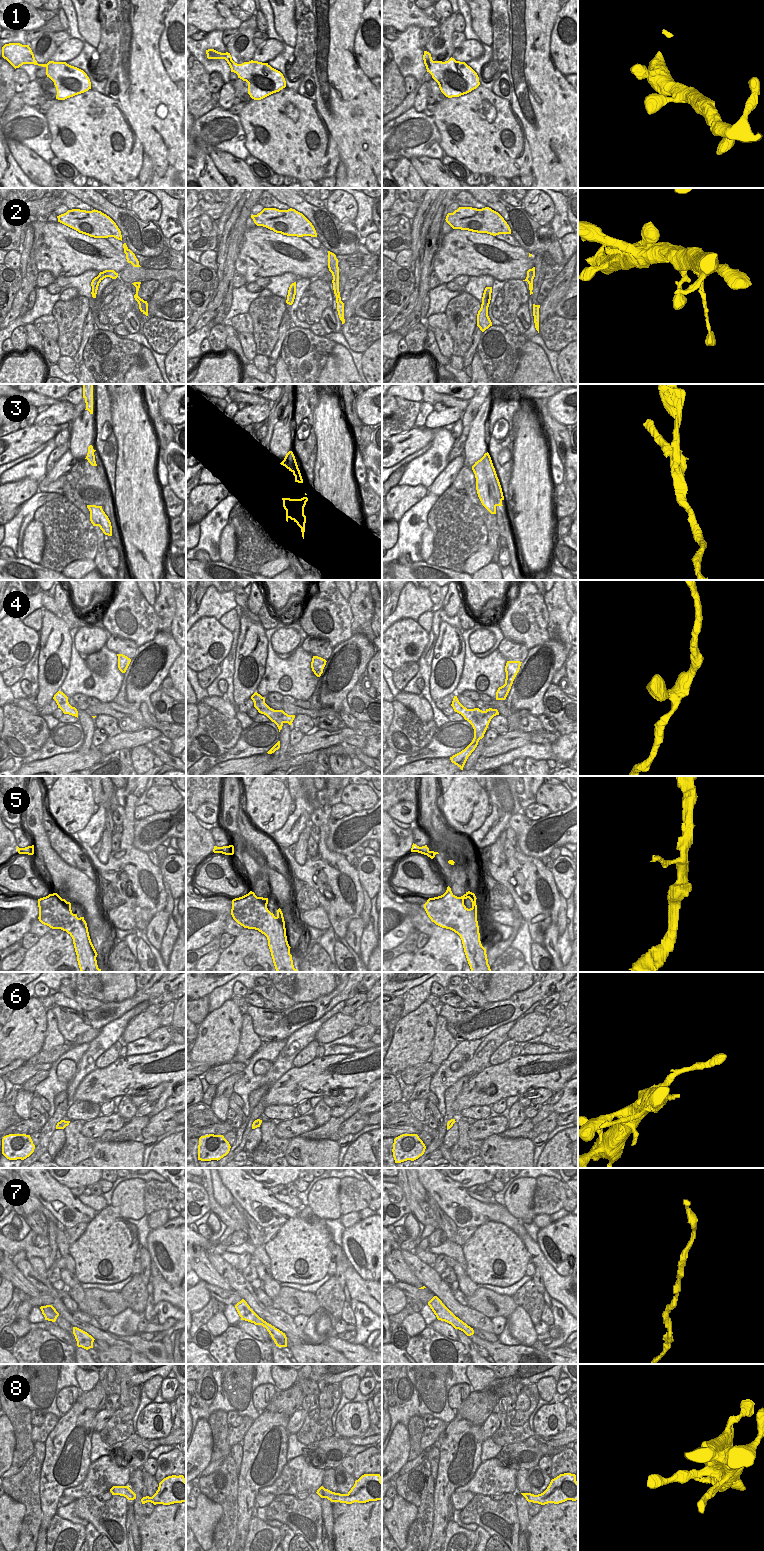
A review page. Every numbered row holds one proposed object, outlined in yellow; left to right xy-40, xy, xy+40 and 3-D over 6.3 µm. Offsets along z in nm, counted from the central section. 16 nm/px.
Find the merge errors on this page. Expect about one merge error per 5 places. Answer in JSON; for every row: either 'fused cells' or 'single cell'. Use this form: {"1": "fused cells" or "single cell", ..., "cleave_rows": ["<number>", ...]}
{"1": "single cell", "2": "fused cells", "3": "fused cells", "4": "single cell", "5": "single cell", "6": "single cell", "7": "single cell", "8": "single cell", "cleave_rows": ["2", "3"]}

